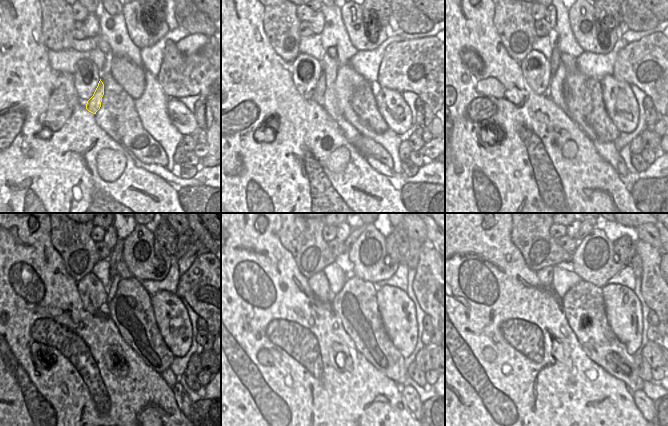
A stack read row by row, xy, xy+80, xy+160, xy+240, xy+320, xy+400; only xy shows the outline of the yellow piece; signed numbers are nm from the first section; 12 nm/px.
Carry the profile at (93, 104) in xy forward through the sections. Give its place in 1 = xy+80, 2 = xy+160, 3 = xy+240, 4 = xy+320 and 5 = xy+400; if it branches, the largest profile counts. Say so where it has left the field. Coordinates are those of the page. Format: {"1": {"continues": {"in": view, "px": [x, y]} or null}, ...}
{"1": {"continues": {"in": "xy+80", "px": [318, 95]}}, "2": {"continues": {"in": "xy+160", "px": [555, 60]}}, "3": {"continues": {"in": "xy+240", "px": [116, 255]}}, "4": {"continues": {"in": "xy+320", "px": [355, 233]}}, "5": {"continues": {"in": "xy+400", "px": [581, 234]}}}

